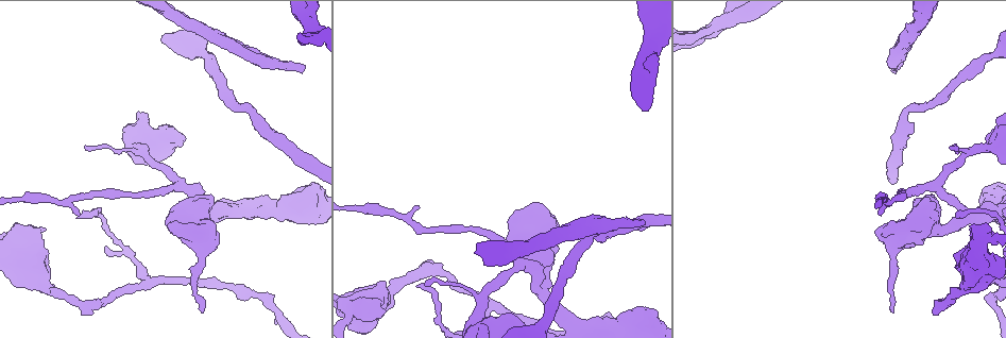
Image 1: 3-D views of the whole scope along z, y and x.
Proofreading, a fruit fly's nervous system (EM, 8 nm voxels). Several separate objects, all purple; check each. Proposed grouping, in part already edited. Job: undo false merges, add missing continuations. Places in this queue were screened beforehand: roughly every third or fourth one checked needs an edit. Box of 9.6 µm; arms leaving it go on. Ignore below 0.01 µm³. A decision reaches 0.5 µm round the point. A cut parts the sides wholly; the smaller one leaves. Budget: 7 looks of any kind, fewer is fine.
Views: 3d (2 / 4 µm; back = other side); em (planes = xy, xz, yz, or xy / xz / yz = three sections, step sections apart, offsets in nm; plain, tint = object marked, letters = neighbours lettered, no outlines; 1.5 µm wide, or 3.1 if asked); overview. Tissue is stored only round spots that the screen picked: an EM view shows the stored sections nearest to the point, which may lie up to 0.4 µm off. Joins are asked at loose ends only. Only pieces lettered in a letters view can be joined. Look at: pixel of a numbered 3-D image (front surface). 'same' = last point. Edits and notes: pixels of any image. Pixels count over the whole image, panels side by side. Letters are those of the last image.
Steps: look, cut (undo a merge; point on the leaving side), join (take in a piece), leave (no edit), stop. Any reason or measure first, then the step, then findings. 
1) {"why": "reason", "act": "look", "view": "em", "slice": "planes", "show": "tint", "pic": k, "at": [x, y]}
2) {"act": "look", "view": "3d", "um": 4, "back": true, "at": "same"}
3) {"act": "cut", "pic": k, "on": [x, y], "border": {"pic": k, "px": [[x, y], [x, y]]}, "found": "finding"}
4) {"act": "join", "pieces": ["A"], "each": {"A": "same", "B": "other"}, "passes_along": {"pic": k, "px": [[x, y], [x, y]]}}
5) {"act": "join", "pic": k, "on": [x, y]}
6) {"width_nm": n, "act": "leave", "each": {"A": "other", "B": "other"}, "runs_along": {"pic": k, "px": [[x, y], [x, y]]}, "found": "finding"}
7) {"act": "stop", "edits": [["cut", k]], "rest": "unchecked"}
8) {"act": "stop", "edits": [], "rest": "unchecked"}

{"why": "calibre changes", "act": "look", "view": "3d", "um": 4, "pic": 1, "at": [534, 272]}

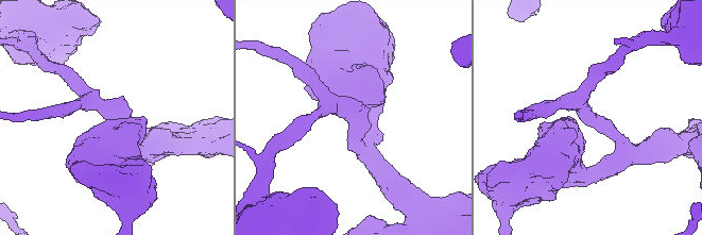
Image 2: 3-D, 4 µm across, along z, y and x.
{"why": "need the tissue", "act": "look", "view": "em", "slice": "yz", "step": 4, "show": "letters", "pic": 2, "at": [587, 118]}

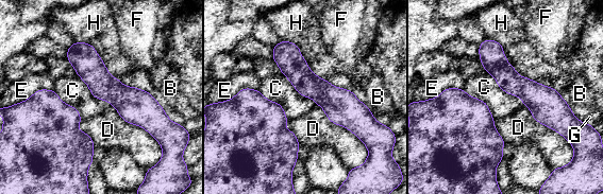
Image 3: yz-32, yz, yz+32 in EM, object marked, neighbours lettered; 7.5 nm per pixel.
{"act": "leave", "each": {"B": "other", "C": "other", "D": "other", "E": "other", "F": "other", "G": "other", "H": "other"}, "runs_along": {"pic": 3, "px": [[70, 50], [118, 95], [160, 113]]}, "found": "continuous, no second cell"}

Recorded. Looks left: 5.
{"why": "free end", "act": "look", "view": "em", "slice": "planes", "show": "plain", "pic": 1, "at": [418, 206]}

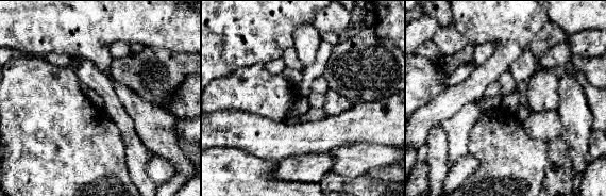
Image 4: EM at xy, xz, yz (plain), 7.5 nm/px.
{"act": "look", "view": "em", "slice": "planes", "show": "letters", "at": "same"}

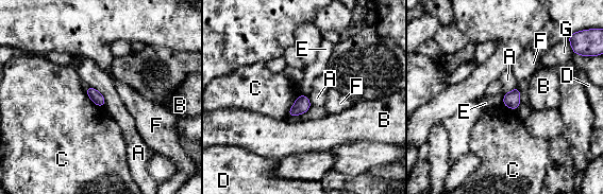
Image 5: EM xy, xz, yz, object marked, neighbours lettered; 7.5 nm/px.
{"act": "leave", "each": {"A": "other", "B": "other", "C": "other", "D": "other", "E": "other", "F": "other", "G": "other"}, "border": {"pic": 5, "px": [[89, 85], [102, 95], [104, 106]]}, "found": "no lettered piece goes on from it"}

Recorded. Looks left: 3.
{"why": "branch stops here", "act": "look", "view": "em", "slice": "planes", "show": "letters", "pic": 1, "at": [202, 313]}

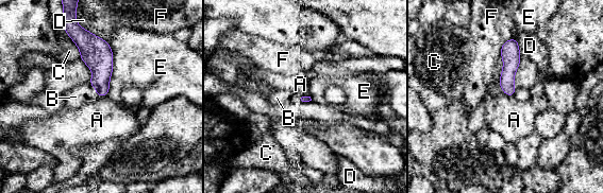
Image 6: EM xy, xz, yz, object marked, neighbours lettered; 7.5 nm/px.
{"act": "join", "pieces": ["B"], "each": {"A": "other", "B": "same", "C": "other", "D": "other", "E": "other", "F": "other"}, "found": "it goes on there"}

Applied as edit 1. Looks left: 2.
{"act": "stop", "edits": [["join", 6]], "rest": "unchecked"}

